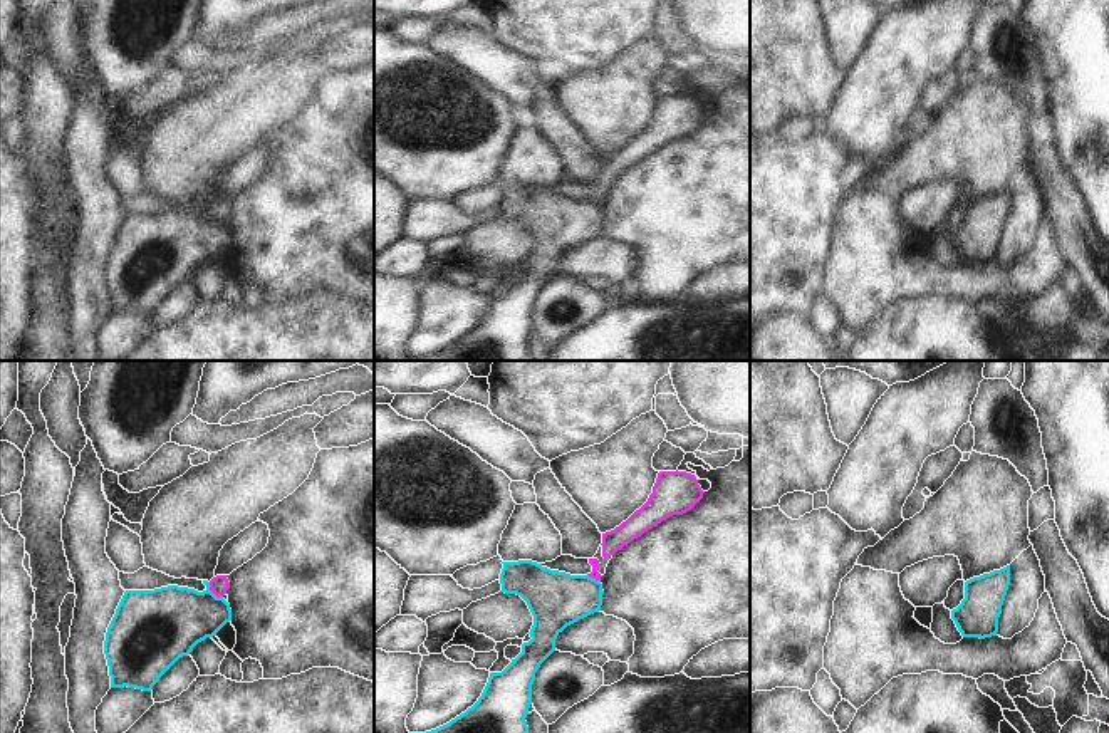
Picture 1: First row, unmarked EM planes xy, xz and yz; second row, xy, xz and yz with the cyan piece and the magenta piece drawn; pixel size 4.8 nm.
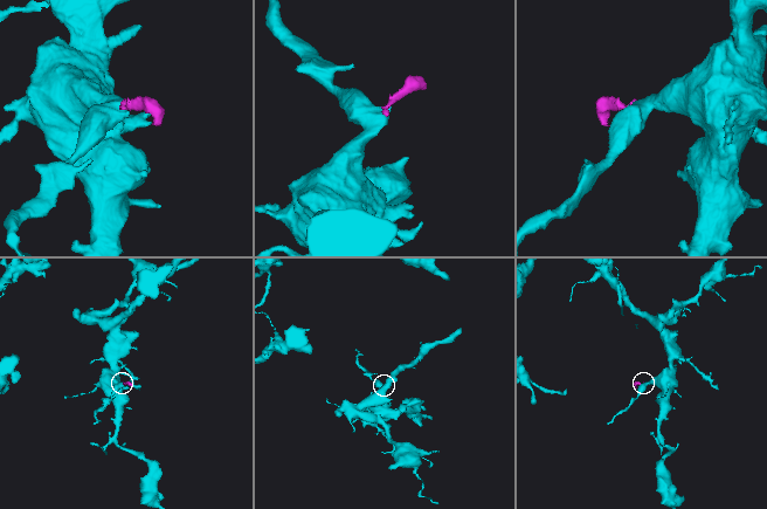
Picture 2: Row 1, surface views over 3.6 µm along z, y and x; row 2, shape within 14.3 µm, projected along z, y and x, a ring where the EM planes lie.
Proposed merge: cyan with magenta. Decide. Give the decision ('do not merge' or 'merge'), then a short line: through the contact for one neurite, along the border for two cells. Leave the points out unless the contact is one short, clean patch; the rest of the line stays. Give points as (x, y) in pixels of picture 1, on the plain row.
do not merge | xy (208, 207), (208, 212), (222, 222)

